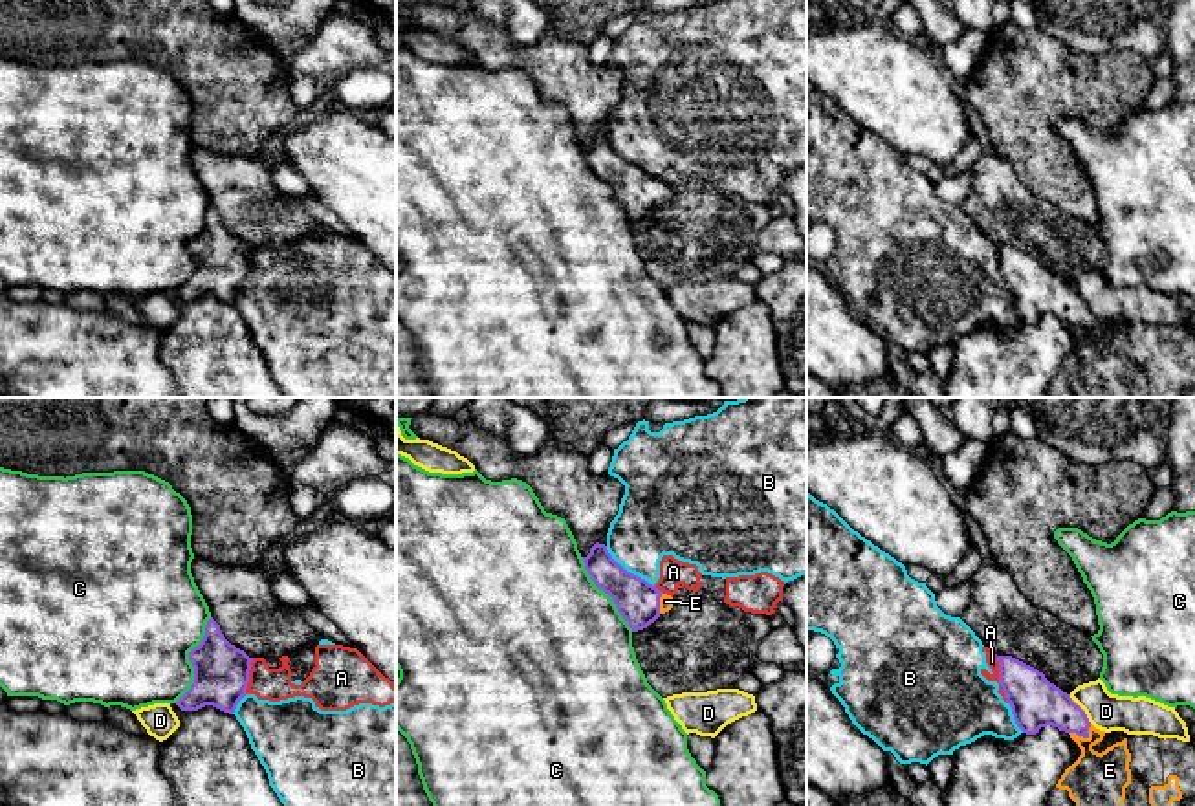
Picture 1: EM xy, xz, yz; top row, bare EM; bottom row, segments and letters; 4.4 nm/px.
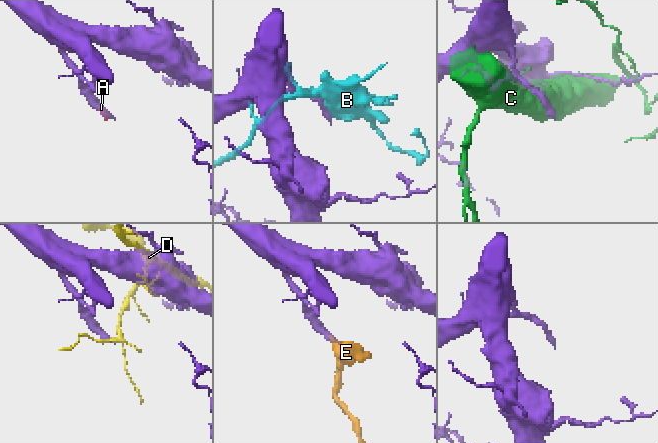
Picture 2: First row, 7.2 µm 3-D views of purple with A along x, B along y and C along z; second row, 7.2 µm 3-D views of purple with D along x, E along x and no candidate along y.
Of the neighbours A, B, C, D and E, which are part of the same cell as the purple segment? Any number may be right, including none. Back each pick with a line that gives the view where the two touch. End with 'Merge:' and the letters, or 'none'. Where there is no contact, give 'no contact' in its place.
E: contact in yz
Merge: E

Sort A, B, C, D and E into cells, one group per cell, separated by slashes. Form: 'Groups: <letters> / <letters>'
Groups: A B / C / D / E

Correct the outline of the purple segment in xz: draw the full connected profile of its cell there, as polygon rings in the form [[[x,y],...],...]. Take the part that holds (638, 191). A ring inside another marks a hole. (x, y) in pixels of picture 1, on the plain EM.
[[[596,132],[583,152],[594,174],[612,187],[632,222],[647,218],[673,198],[671,185],[627,161],[612,148],[605,134]]]

